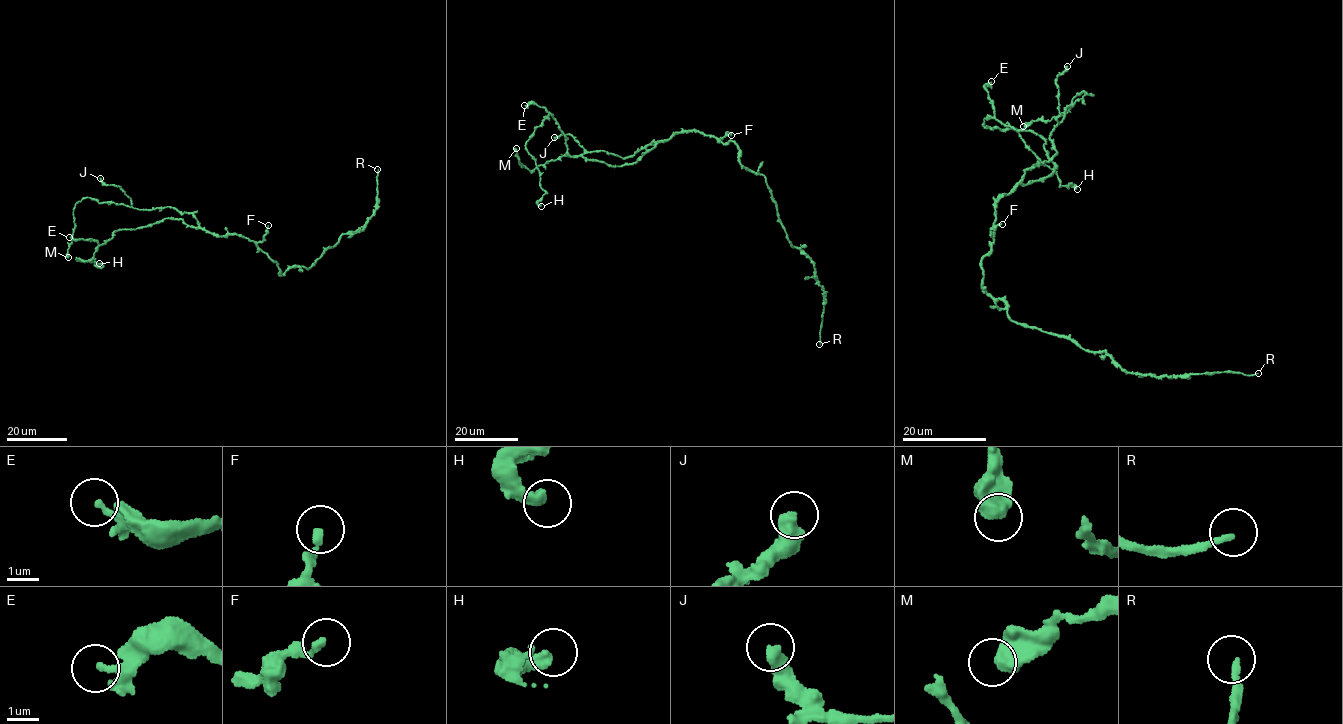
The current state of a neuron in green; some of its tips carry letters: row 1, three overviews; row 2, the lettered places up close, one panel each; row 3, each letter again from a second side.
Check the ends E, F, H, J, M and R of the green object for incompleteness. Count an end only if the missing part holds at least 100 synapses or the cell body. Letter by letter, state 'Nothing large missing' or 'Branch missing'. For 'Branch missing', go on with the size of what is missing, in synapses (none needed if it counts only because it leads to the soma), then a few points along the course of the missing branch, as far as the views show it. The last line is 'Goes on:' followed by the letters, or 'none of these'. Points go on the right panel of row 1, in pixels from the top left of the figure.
E: Nothing large missing
F: Nothing large missing
H: Nothing large missing
J: Nothing large missing
M: Nothing large missing
R: Branch missing. Roughly 250 synapses
Goes on: R

